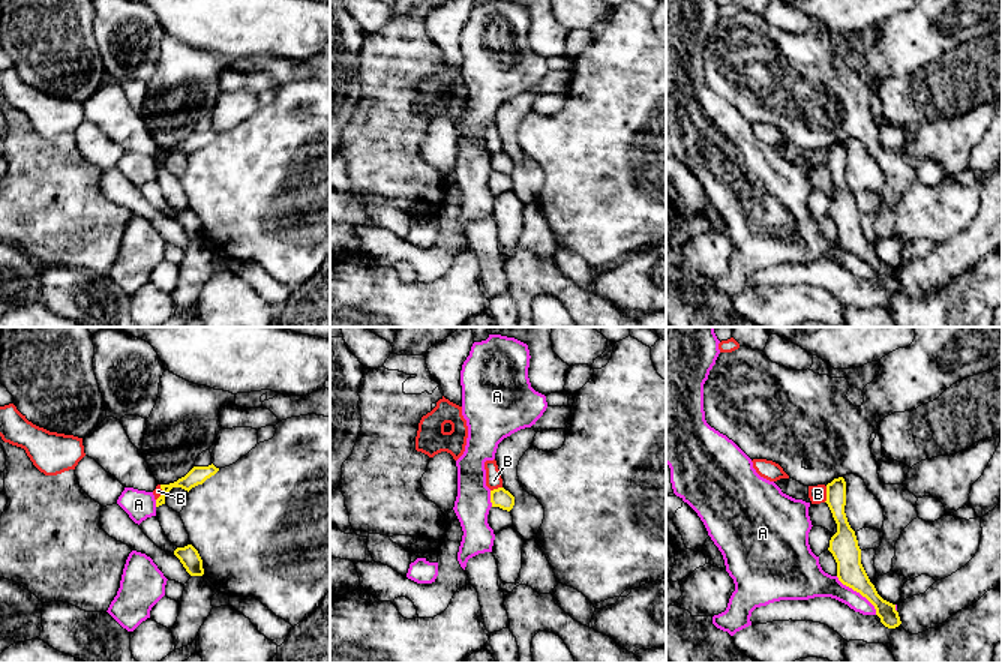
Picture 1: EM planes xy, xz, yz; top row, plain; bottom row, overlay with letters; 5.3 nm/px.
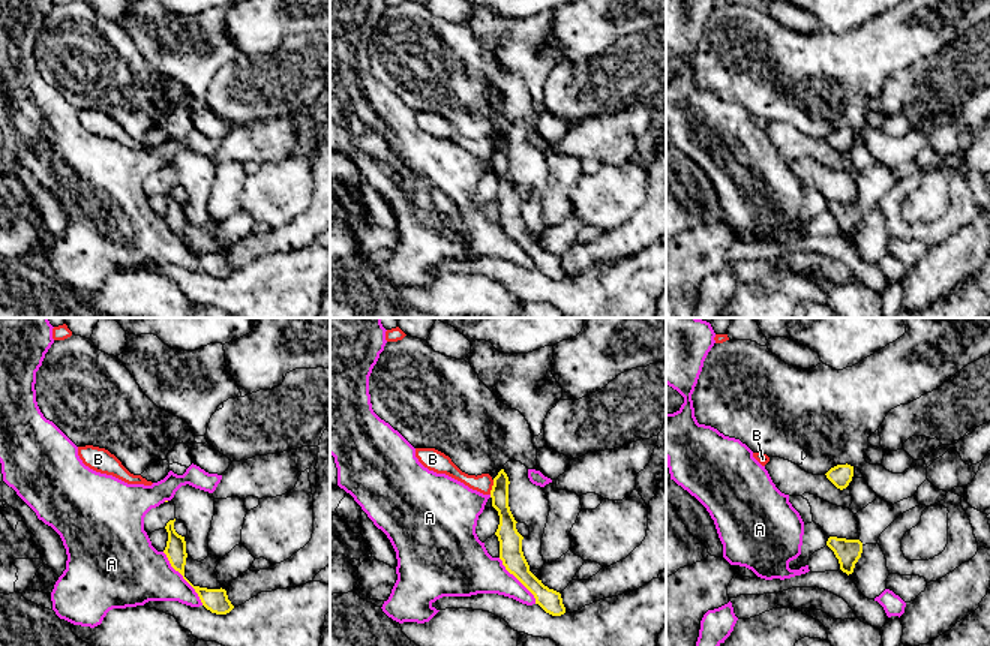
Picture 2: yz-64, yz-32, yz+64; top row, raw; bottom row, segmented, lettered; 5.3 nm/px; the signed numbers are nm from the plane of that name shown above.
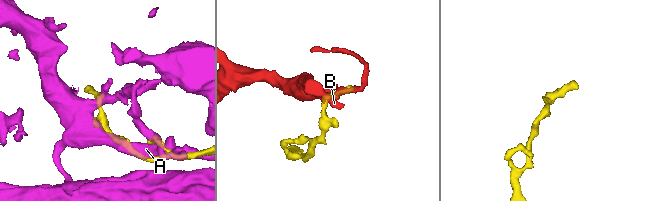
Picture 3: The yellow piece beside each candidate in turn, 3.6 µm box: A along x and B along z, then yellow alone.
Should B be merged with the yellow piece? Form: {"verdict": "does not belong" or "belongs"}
{"verdict": "does not belong"}

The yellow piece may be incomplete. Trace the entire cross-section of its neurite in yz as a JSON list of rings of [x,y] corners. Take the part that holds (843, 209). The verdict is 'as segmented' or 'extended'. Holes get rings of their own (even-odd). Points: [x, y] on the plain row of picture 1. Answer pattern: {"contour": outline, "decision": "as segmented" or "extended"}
{"contour": [[[843,141],[834,142],[826,148],[825,166],[837,188],[837,196],[831,201],[828,214],[837,226],[838,244],[866,261],[874,270],[876,279],[885,291],[898,291],[902,285],[896,274],[896,268],[884,264],[878,258],[861,228],[861,213],[855,195],[850,192],[844,177],[846,146]]], "decision": "as segmented"}

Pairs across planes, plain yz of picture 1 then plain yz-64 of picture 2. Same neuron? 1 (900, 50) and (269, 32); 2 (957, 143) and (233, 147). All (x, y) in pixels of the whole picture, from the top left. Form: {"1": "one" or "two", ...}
{"1": "one", "2": "one"}

